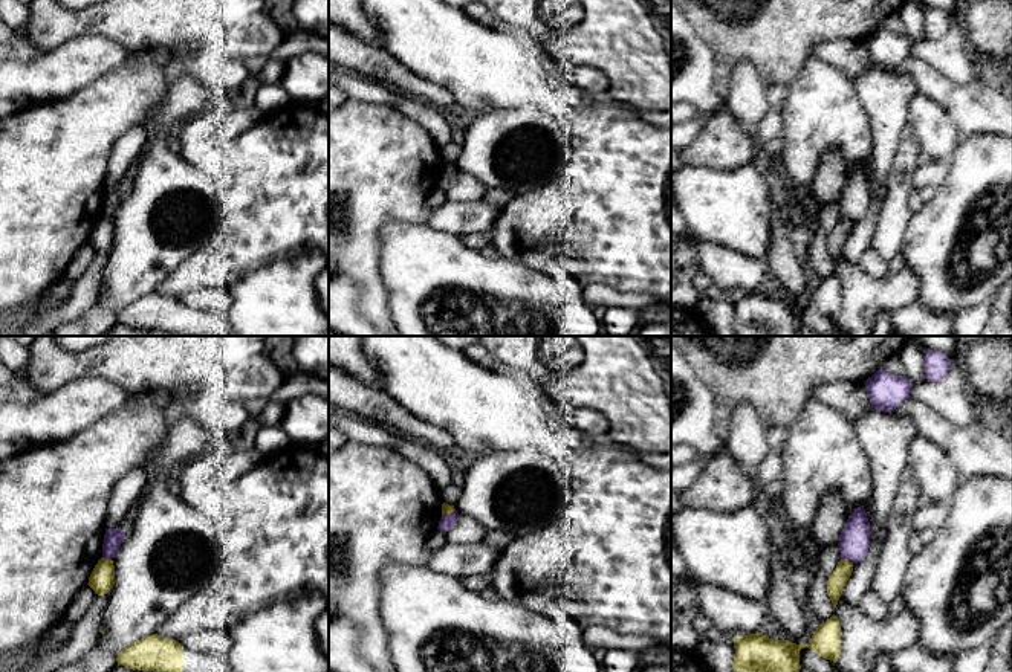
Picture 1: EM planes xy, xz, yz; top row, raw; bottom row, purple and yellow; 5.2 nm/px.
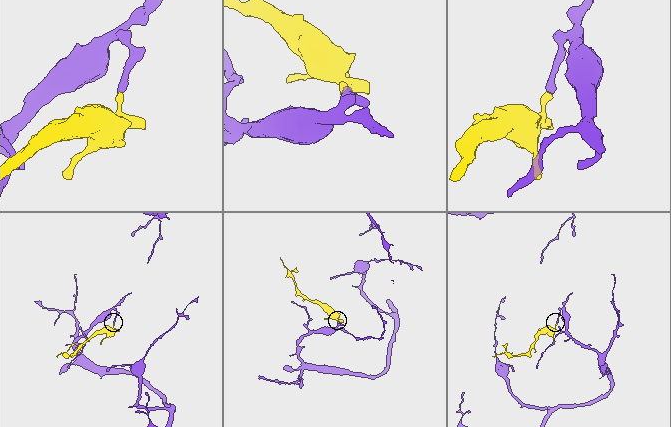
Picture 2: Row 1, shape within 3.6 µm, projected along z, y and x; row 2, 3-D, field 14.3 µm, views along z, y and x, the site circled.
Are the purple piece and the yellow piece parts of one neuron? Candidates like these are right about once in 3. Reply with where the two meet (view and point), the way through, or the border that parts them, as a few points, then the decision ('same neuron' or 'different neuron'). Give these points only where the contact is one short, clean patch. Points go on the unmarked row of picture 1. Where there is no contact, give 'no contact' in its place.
yz (847, 216) | along yz (841, 216), (853, 220) | different neuron

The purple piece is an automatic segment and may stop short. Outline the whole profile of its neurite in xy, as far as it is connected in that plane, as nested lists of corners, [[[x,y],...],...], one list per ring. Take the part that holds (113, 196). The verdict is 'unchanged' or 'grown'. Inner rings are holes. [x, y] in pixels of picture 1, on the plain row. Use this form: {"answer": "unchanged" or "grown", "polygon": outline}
{"answer": "unchanged", "polygon": [[[105,186],[102,215],[113,217],[116,209],[121,206],[122,197],[125,195],[125,188]]]}

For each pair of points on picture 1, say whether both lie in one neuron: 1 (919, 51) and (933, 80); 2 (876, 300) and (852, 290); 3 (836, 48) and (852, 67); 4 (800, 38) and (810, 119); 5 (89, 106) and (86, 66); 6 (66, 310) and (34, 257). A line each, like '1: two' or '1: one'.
1: two
2: one
3: one
4: two
5: two
6: two

